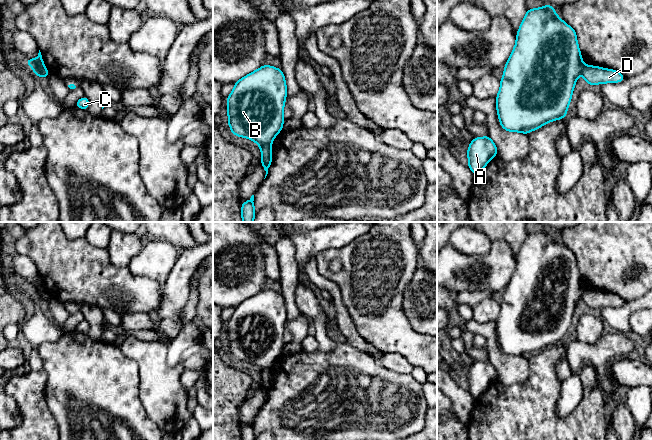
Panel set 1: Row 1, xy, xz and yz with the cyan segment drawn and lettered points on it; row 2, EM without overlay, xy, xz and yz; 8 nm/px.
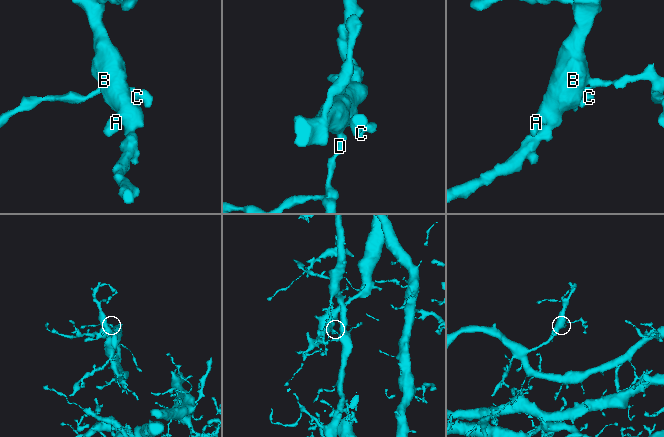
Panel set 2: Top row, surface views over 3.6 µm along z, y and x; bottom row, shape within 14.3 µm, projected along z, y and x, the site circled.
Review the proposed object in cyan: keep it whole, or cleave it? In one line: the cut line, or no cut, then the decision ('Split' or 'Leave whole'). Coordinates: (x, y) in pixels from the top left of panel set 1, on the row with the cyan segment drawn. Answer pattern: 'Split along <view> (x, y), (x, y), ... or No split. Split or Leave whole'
Split along xy (45, 67), (34, 72). Split

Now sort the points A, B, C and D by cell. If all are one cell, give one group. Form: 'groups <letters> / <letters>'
groups A B C / D

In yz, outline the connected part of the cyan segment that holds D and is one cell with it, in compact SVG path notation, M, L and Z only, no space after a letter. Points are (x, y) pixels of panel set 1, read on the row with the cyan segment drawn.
M586 65L582 71L585 81L590 85L618 83L625 80L625 76L613 69Z

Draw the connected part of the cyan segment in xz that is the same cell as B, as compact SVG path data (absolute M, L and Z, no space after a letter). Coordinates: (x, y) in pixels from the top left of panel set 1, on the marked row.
M263 65L239 79L226 98L227 124L231 134L253 140L258 146L270 144L283 129L283 111L287 98L287 86L281 69Z

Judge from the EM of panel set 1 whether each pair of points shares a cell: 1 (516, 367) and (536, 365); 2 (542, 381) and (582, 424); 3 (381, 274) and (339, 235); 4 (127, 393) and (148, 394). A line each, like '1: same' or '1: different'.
1: different
2: same
3: different
4: different

